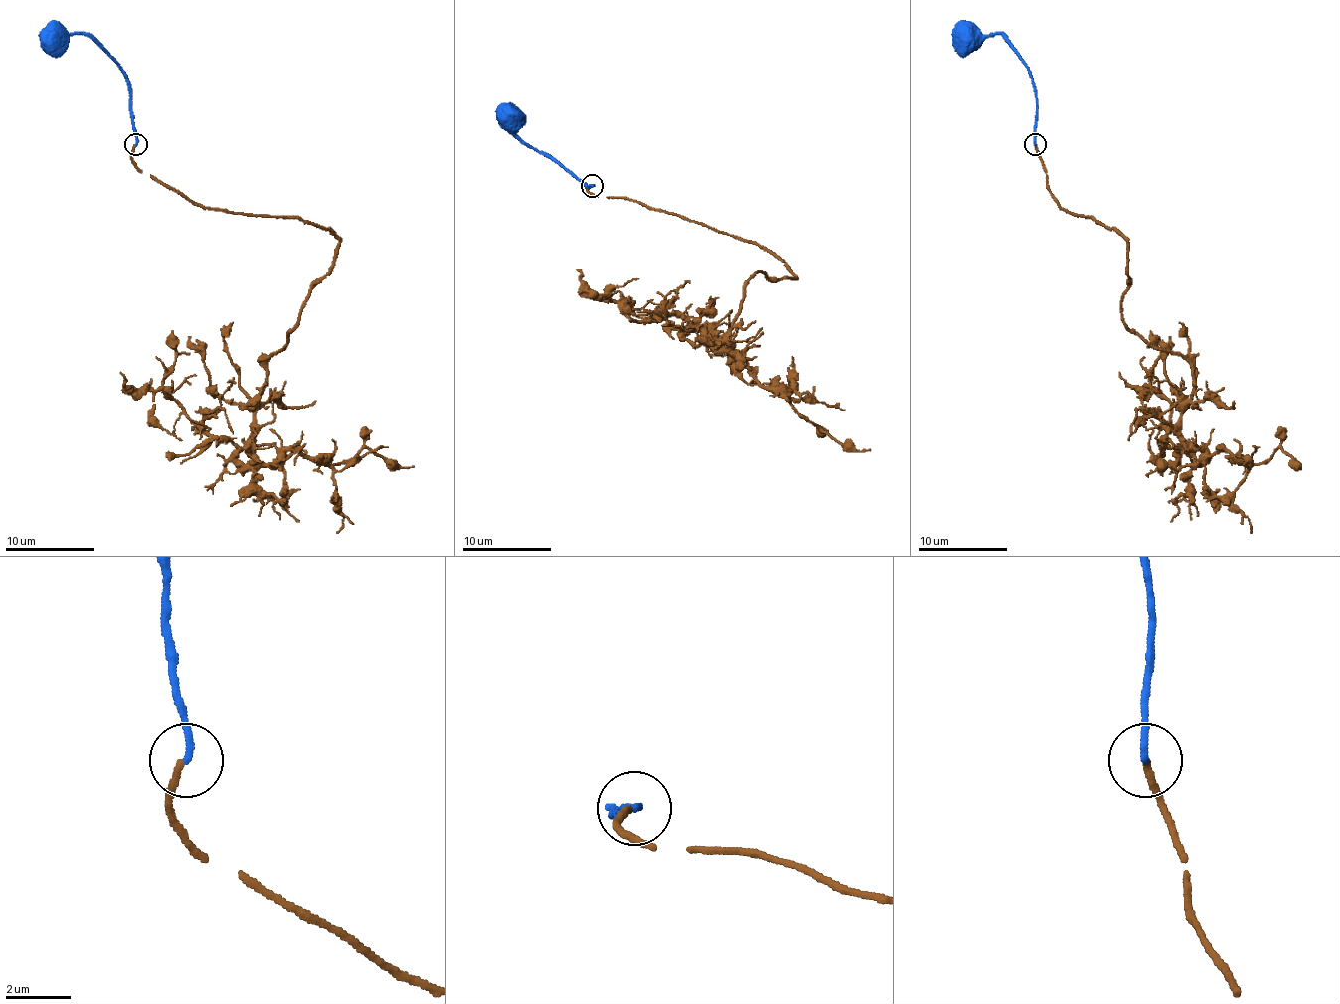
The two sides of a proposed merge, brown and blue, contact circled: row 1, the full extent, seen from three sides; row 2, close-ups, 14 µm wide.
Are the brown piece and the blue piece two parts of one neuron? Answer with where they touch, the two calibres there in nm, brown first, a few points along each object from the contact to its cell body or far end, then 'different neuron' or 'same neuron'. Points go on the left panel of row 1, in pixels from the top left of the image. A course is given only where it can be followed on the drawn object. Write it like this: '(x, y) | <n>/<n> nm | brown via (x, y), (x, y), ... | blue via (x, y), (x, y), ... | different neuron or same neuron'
(136, 144) | 220/220 nm | brown via (134, 145), (141, 172), (205, 207), (339, 241), (266, 364), (254, 457), (413, 466) | blue via (136, 145), (132, 89), (123, 71), (83, 33), (54, 36) | same neuron

